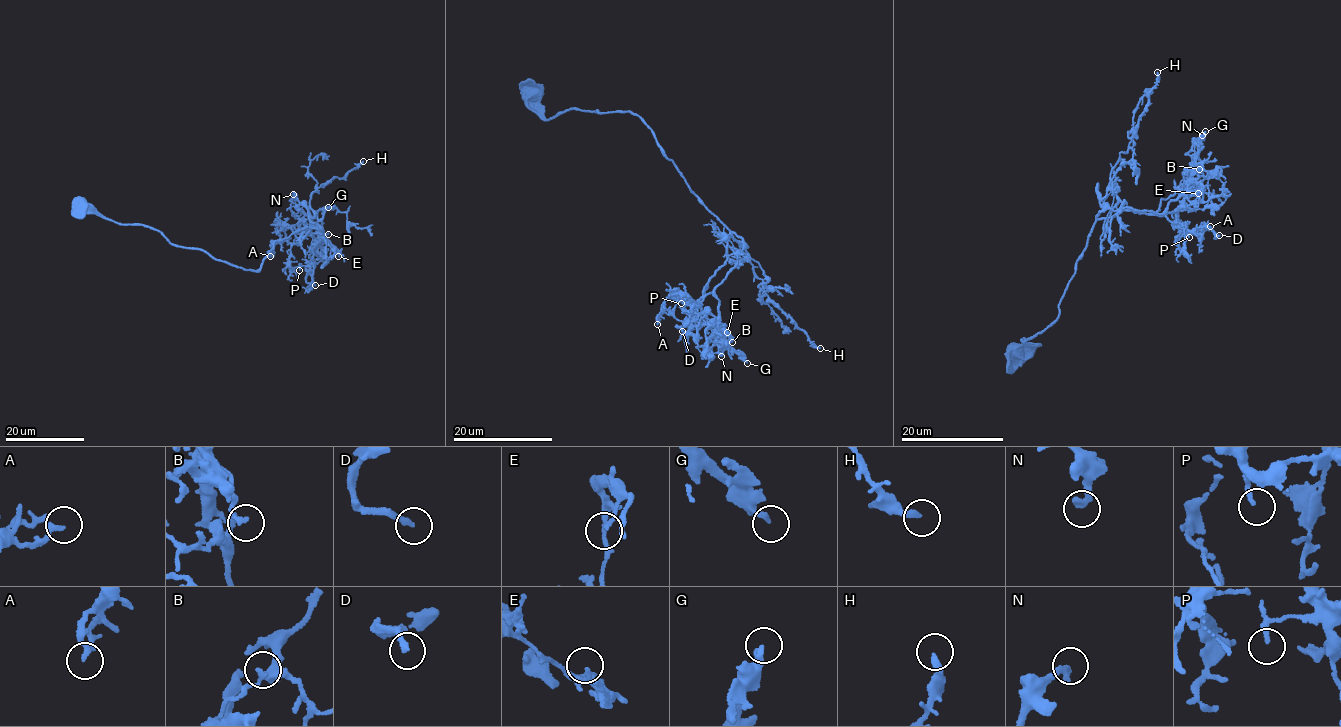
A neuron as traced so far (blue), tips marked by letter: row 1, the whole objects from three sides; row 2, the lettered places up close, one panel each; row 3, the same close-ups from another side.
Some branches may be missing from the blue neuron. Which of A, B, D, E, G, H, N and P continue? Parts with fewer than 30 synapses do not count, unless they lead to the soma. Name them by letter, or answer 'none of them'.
none of them

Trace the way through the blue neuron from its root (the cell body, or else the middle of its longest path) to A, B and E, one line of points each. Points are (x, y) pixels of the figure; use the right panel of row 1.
A: (1015, 351), (1039, 345), (1020, 338), (1055, 323), (1097, 219), (1172, 211), (1183, 232), (1210, 226)
B: (1015, 351), (1022, 343), (1039, 345), (1020, 338), (1055, 323), (1100, 210), (1162, 213), (1199, 169)
E: (1015, 351), (1022, 343), (1039, 345), (1020, 338), (1055, 323), (1100, 210), (1162, 213), (1194, 180), (1198, 193)

